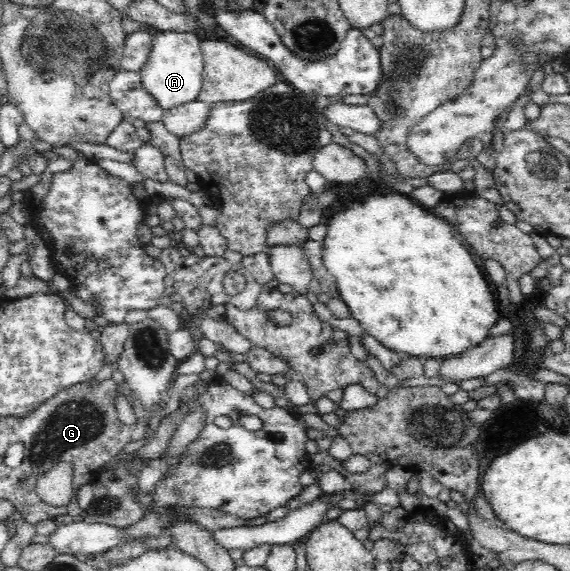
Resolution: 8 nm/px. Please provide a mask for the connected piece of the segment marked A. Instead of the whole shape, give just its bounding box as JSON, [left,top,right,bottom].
[139,29,204,111]

